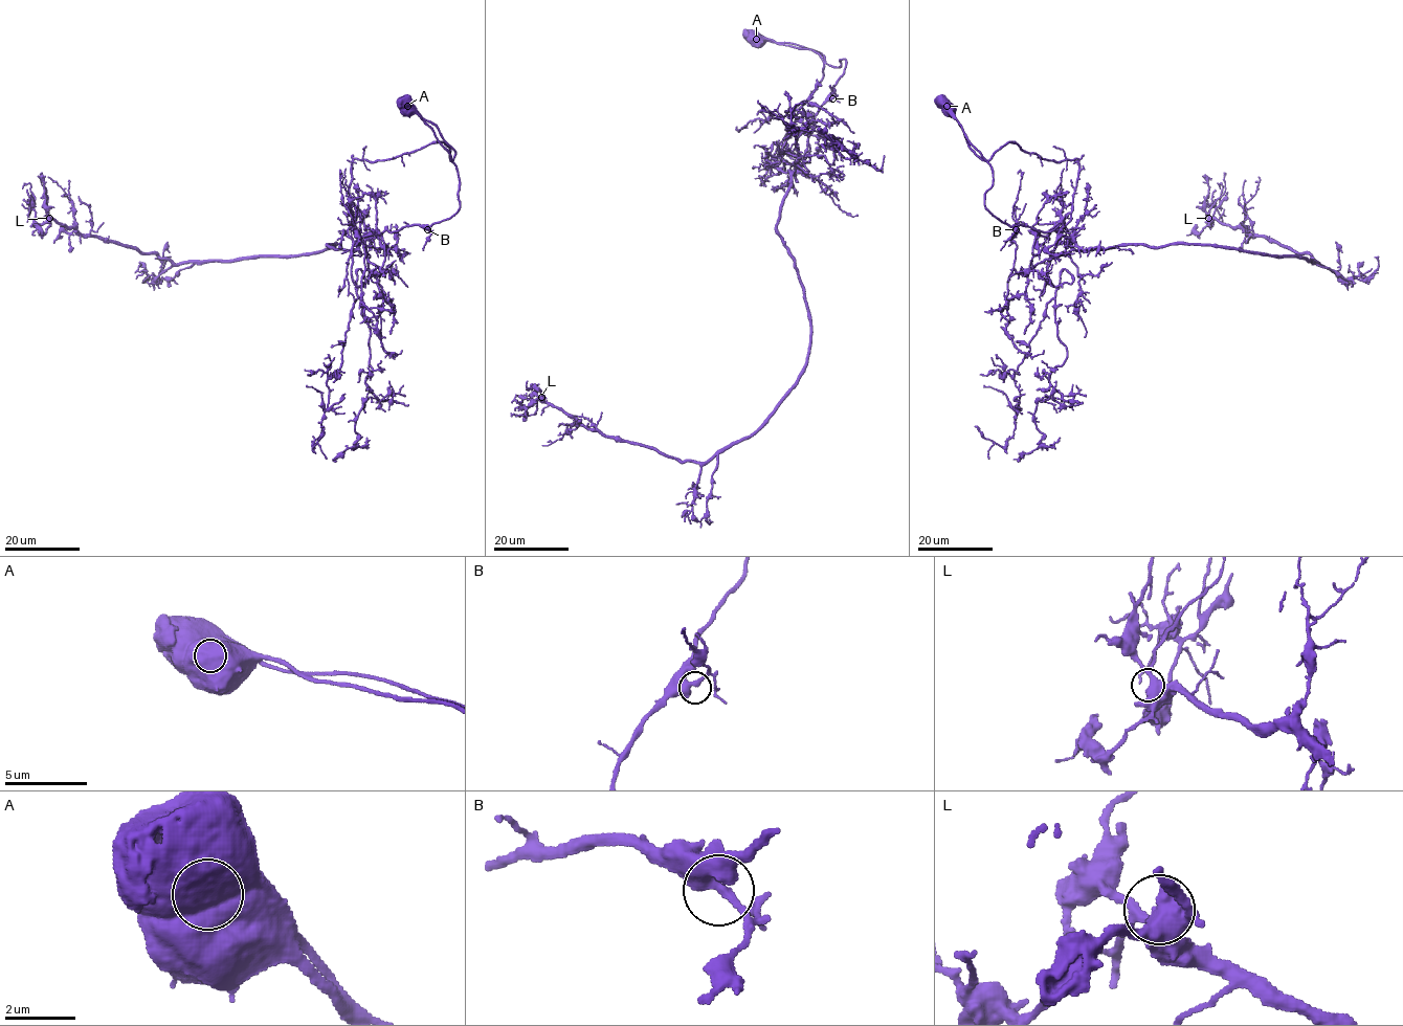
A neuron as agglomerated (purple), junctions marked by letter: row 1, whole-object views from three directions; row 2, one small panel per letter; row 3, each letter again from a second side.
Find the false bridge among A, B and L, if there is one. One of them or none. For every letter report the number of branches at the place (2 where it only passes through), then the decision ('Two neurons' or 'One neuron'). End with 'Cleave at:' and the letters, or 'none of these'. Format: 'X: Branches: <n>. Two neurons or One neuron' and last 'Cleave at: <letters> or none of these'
A: Branches: 1. Two neurons
B: Branches: 2. One neuron
L: Branches: 2. One neuron
Cleave at: A

